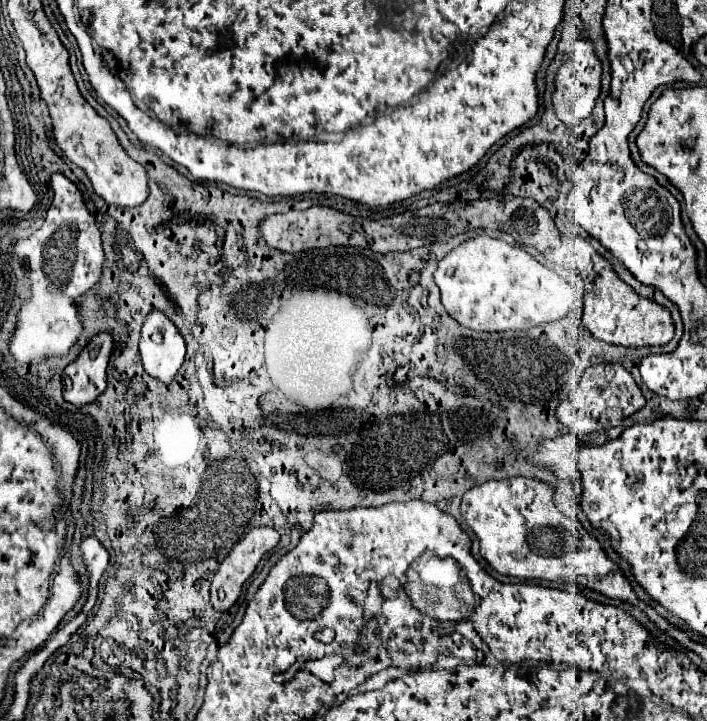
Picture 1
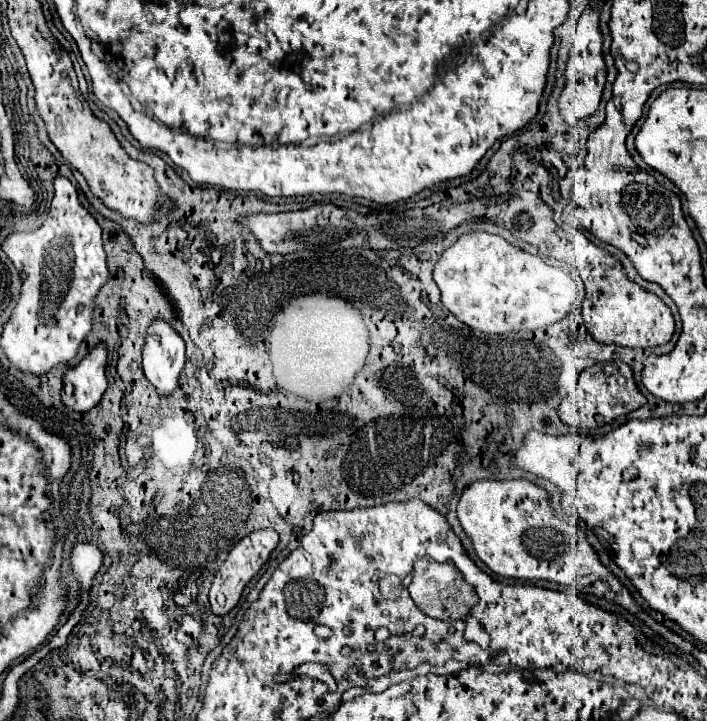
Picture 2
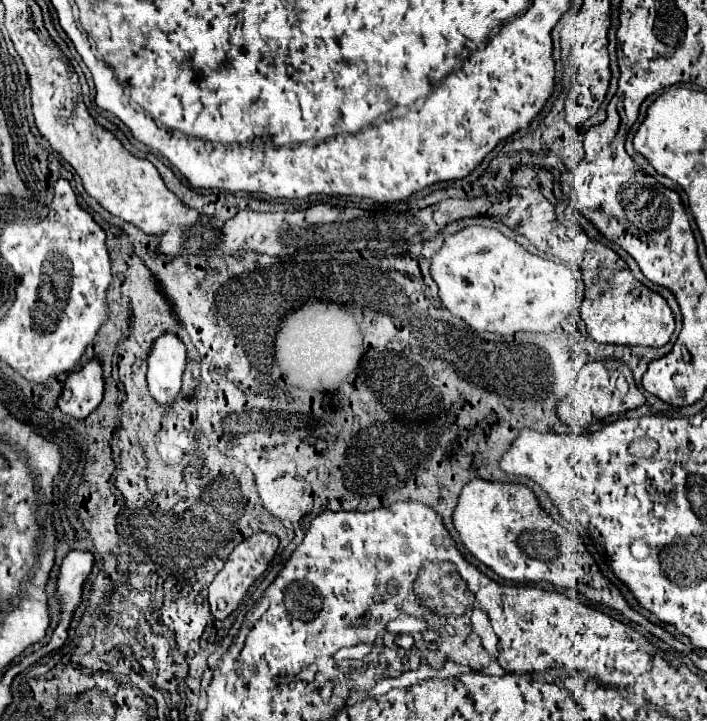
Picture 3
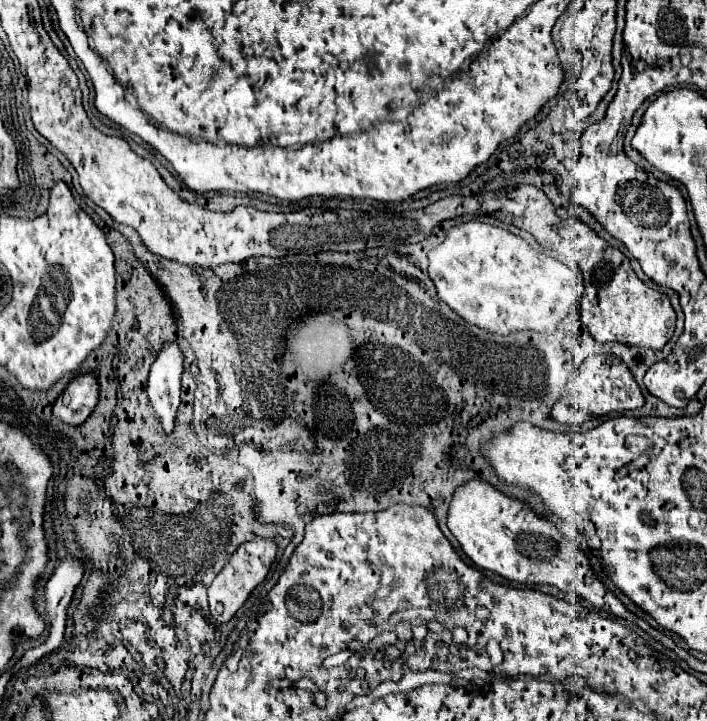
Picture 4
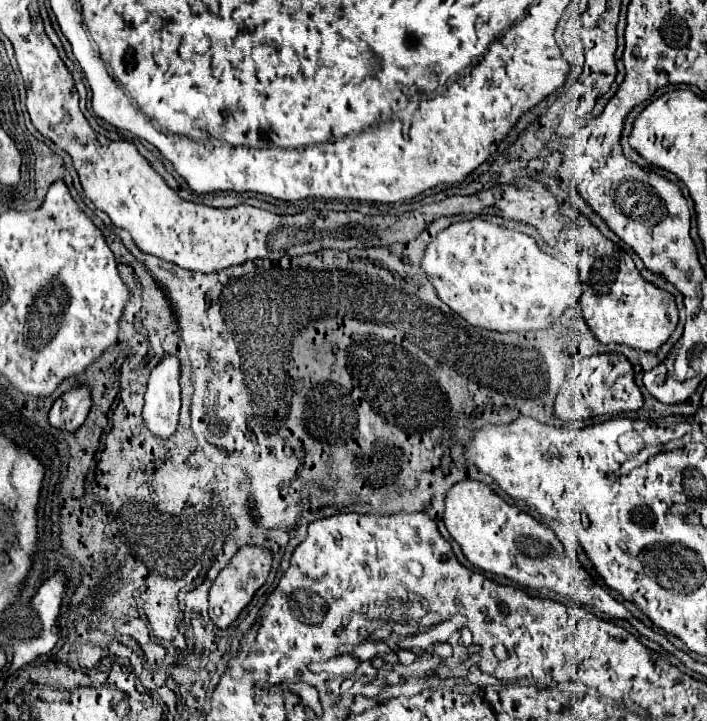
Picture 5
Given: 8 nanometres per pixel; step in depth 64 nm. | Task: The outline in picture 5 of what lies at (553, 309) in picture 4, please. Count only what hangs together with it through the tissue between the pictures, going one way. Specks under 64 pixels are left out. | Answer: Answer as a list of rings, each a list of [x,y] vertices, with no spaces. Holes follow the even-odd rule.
[[[474,218],[474,220],[463,220],[448,226],[446,230],[442,230],[434,242],[430,242],[424,250],[424,256],[420,260],[420,268],[426,272],[426,278],[428,282],[436,288],[436,294],[438,298],[448,304],[456,314],[460,314],[468,324],[472,326],[478,326],[478,328],[486,328],[486,330],[496,330],[496,332],[522,332],[522,330],[542,330],[542,328],[548,328],[558,316],[564,314],[566,308],[570,308],[578,296],[581,294],[580,280],[576,274],[572,274],[562,262],[558,262],[556,258],[552,258],[550,254],[542,252],[536,244],[536,240],[524,232],[516,232],[516,230],[510,230],[510,228],[504,228],[504,226],[498,226],[498,224],[492,224],[492,222],[486,220],[480,220],[480,218]]]

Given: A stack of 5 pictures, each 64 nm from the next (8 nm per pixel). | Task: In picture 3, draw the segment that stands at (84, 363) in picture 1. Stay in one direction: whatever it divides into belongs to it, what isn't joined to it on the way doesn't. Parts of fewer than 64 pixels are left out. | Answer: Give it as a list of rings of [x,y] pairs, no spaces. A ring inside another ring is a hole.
[[[90,360],[82,370],[72,372],[64,382],[58,398],[58,408],[64,416],[82,420],[102,402],[104,378],[102,368],[96,360]]]

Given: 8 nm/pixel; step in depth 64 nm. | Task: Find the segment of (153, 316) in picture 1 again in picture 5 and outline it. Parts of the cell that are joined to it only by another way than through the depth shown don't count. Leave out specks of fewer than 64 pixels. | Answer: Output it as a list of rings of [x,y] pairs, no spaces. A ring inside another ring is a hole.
[[[166,356],[150,374],[144,396],[142,418],[144,426],[156,438],[170,438],[176,432],[180,414],[180,362],[176,356]]]

